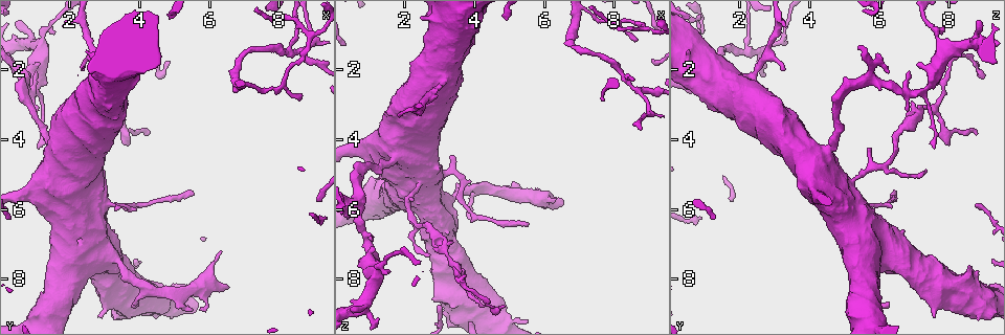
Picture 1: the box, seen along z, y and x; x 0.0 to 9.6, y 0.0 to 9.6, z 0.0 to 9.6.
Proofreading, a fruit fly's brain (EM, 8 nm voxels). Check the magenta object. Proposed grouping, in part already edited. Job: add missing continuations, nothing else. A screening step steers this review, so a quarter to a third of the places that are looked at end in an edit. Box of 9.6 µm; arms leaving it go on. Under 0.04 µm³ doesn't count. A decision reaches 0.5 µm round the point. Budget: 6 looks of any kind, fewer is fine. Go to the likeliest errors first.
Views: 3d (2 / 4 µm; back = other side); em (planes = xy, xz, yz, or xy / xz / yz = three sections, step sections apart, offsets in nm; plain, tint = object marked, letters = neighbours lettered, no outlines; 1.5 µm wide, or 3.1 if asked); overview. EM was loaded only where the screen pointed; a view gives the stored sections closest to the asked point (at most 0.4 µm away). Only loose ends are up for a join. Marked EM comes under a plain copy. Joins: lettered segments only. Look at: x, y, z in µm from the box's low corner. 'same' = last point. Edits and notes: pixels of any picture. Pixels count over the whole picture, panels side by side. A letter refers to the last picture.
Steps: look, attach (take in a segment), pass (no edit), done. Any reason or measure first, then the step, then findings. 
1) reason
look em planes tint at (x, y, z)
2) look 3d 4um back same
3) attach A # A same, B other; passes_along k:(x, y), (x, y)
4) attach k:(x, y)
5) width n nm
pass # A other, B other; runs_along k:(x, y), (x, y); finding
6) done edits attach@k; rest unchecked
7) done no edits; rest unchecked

end of a long branch
look em planes letters at (4.85, 1.80, 8.75)

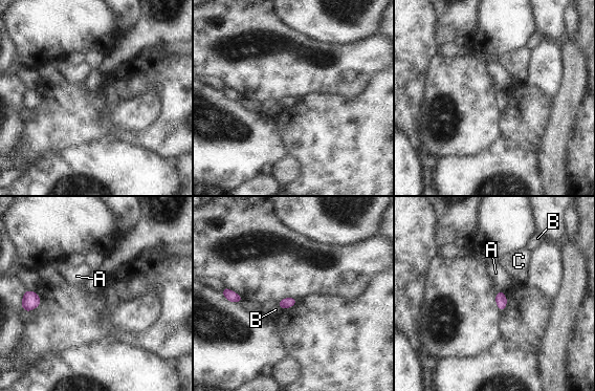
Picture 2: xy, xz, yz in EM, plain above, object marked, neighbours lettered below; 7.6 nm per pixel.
pass # A other, B other, C other; border 2:(498, 289), (503, 291); none of them fits

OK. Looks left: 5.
tapers out
look em planes letters at (1.05, 2.00, 6.80)

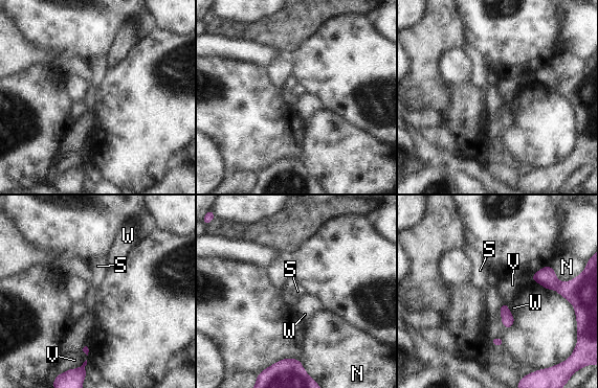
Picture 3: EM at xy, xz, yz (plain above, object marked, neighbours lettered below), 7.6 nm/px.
pass # N other, S other, V other, W other; border 3:(501, 302), (501, 321), (507, 329); no lettered segment goes on from it

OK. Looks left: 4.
look 3d 4um at (3.95, 8.70, 6.30)

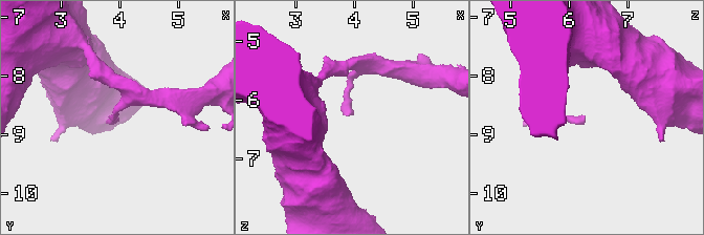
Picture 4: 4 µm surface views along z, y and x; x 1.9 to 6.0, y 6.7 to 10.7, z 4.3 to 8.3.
shape alone is not enough
look em planes letters at (3.95, 8.65, 6.25)

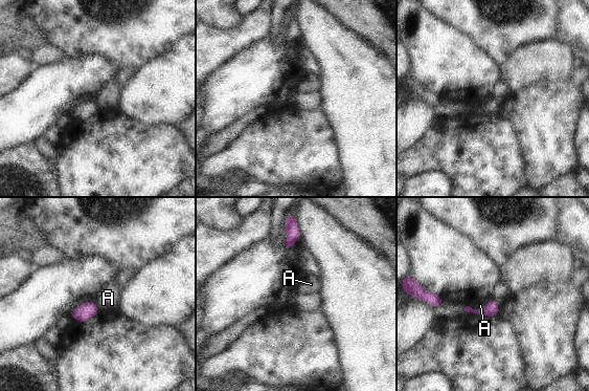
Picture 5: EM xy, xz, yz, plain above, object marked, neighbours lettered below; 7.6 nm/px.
pass # A other; border 5:(491, 298), (477, 309), (471, 307); none of them fits

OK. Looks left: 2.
done no edits; rest unchecked

